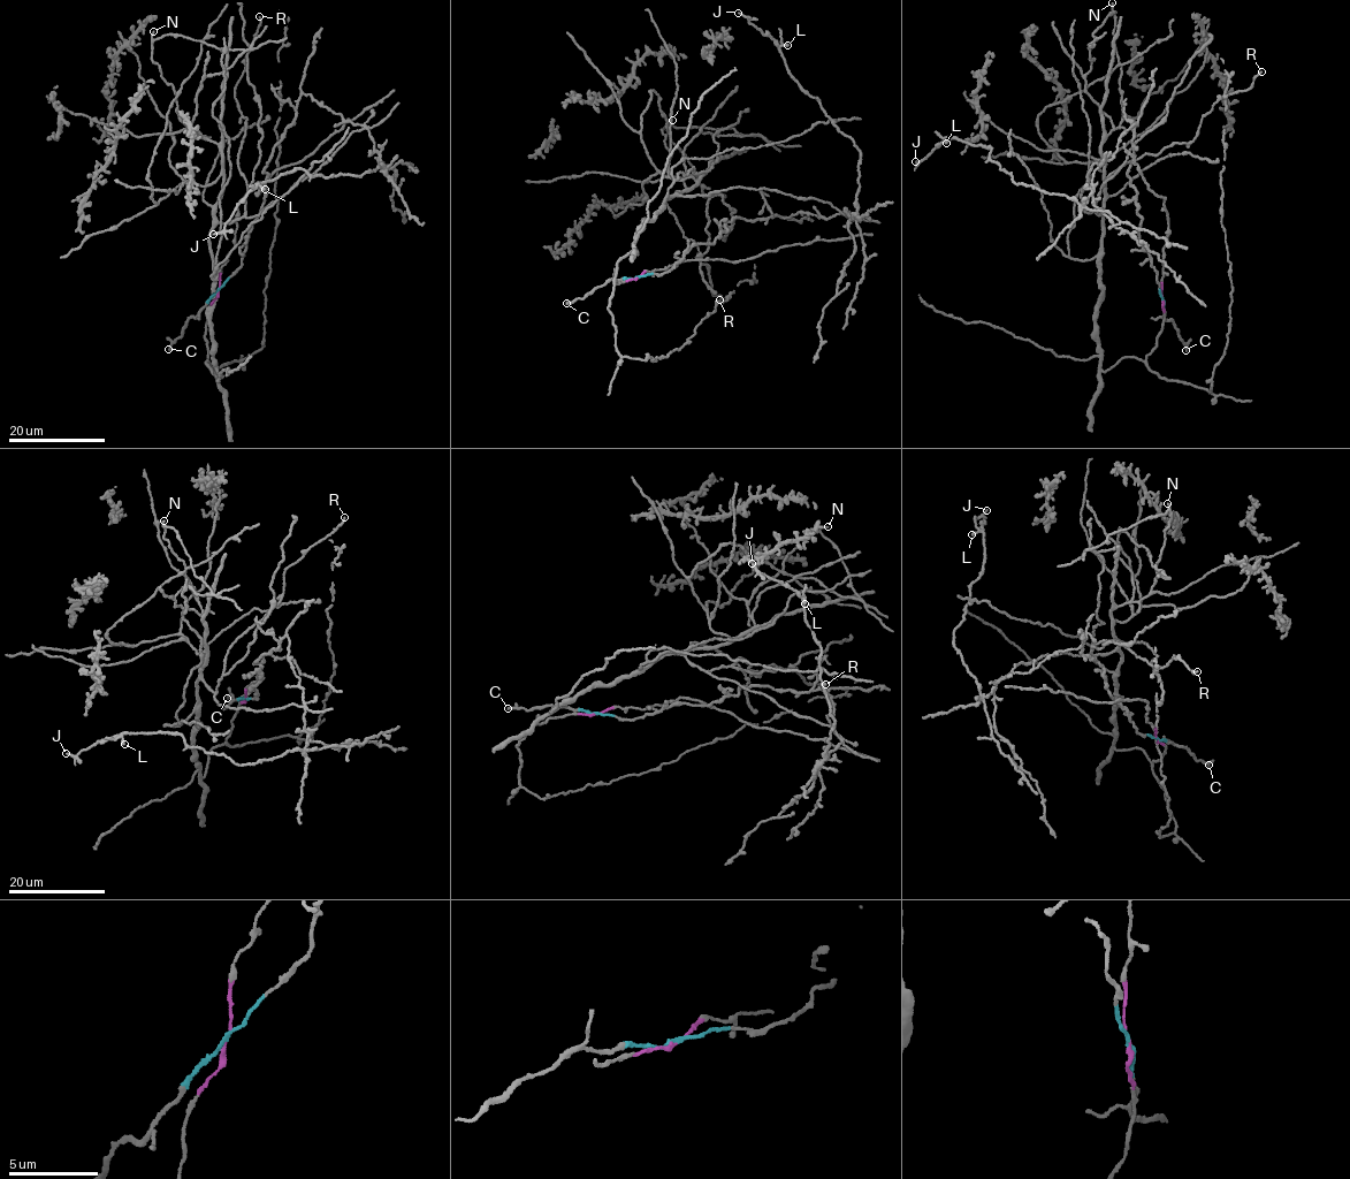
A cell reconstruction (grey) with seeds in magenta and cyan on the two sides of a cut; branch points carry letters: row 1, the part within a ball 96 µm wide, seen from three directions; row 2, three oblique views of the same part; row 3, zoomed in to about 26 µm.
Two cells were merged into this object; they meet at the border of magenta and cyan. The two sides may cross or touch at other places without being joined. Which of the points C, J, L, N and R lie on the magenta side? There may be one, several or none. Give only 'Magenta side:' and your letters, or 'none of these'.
Magenta side: N, R

